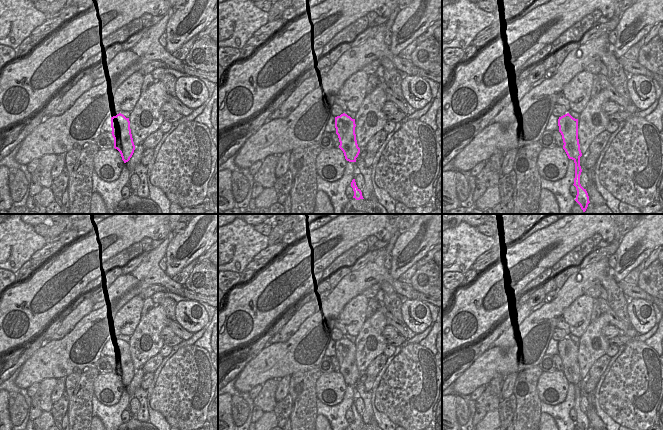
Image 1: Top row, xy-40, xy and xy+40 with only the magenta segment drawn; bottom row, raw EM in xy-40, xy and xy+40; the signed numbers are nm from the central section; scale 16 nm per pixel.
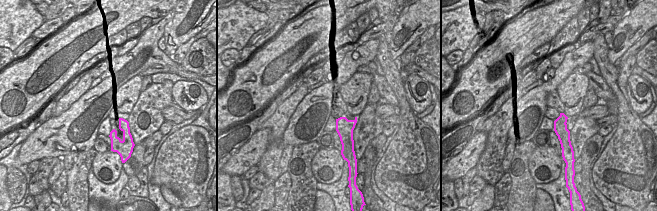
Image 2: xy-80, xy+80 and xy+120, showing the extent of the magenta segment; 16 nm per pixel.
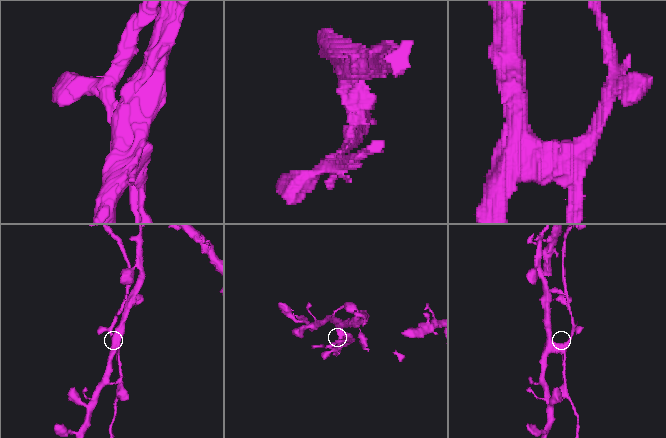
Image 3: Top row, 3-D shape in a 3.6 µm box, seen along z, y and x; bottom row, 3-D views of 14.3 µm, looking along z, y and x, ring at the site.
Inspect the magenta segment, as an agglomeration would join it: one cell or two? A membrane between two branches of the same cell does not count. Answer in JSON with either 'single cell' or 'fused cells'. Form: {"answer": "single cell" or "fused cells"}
{"answer": "fused cells"}

